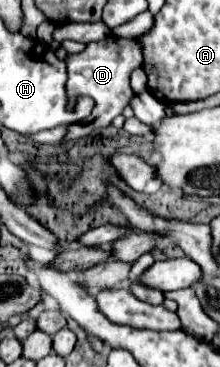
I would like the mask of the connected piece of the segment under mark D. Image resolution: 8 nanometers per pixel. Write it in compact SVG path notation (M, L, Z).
M112 35L102 41L88 43L82 53L68 53L68 57L66 57L68 109L73 109L76 99L80 95L92 97L96 101L96 107L88 119L68 127L62 143L82 139L82 137L90 135L94 129L108 127L112 123L112 119L122 113L124 107L128 105L128 99L134 95L130 89L130 73L140 65L142 65L142 51L140 51L140 45L136 43L136 39L118 39Z

